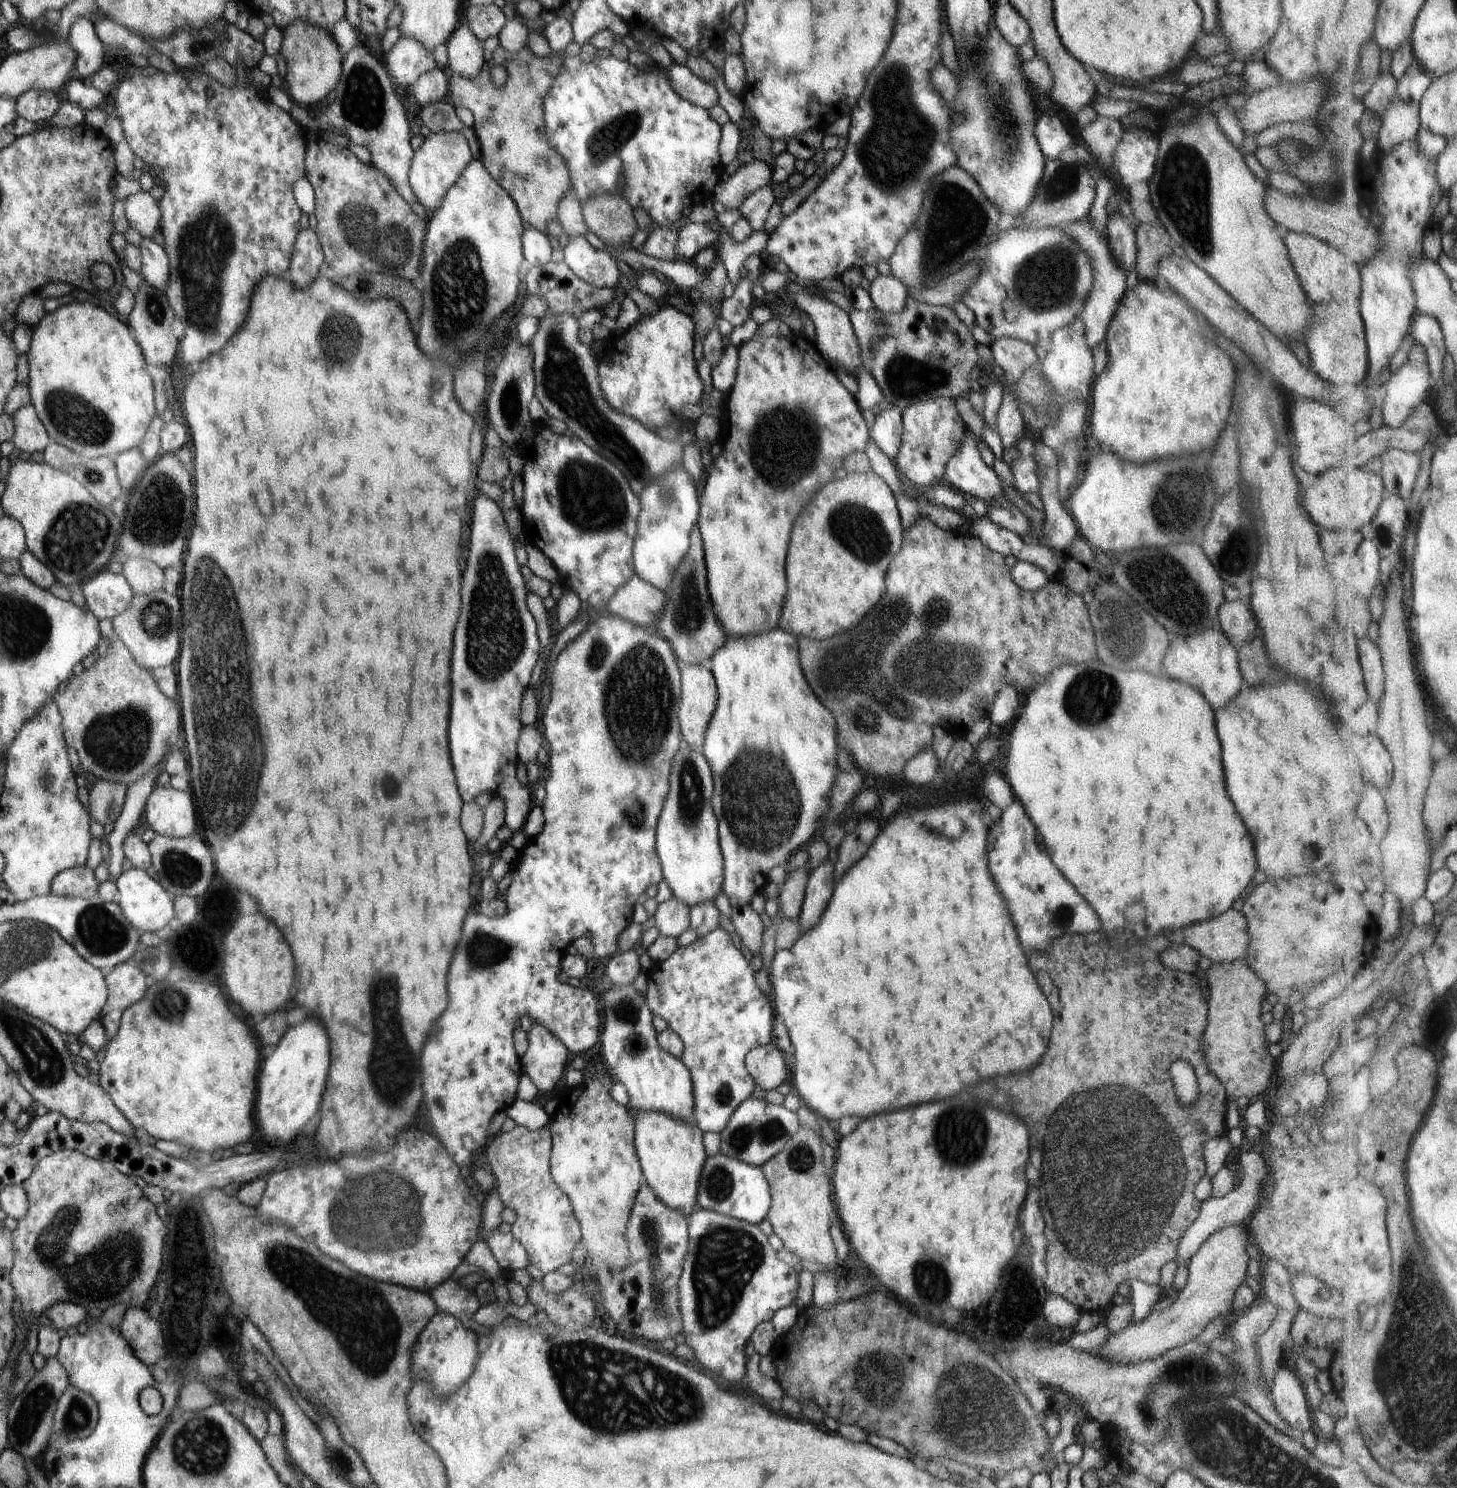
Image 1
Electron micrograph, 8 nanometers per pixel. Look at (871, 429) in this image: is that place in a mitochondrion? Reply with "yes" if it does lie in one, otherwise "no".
no

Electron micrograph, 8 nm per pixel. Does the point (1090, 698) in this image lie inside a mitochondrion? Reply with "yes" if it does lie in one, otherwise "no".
yes

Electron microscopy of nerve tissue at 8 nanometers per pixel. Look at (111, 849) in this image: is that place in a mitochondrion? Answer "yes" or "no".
no

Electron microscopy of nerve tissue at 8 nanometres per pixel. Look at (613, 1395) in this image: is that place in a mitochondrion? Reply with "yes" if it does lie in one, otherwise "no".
yes

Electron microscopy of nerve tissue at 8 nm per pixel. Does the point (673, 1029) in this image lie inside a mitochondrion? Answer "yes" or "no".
no

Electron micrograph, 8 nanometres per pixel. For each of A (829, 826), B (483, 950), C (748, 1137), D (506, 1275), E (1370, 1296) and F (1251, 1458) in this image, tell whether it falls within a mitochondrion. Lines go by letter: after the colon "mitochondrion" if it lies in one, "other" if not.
A: other
B: mitochondrion
C: mitochondrion
D: other
E: other
F: mitochondrion

